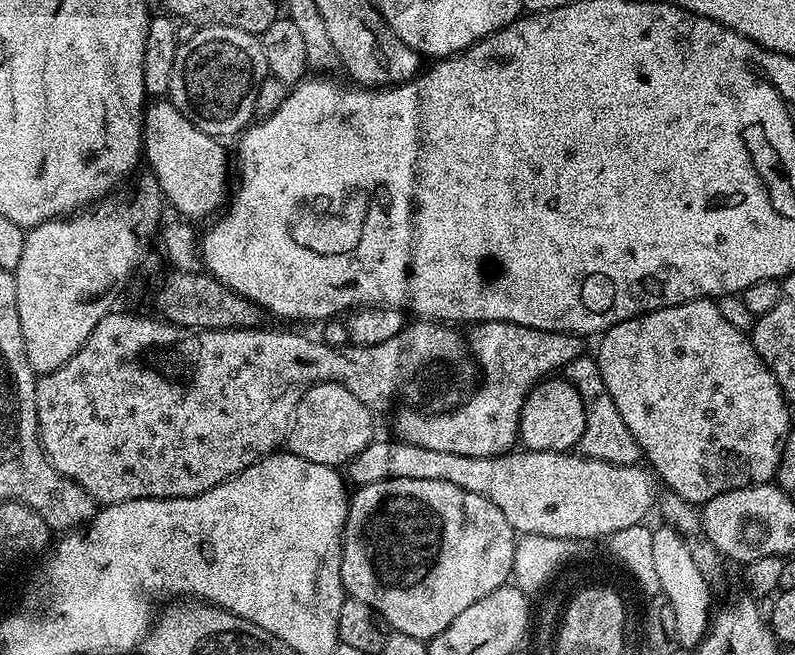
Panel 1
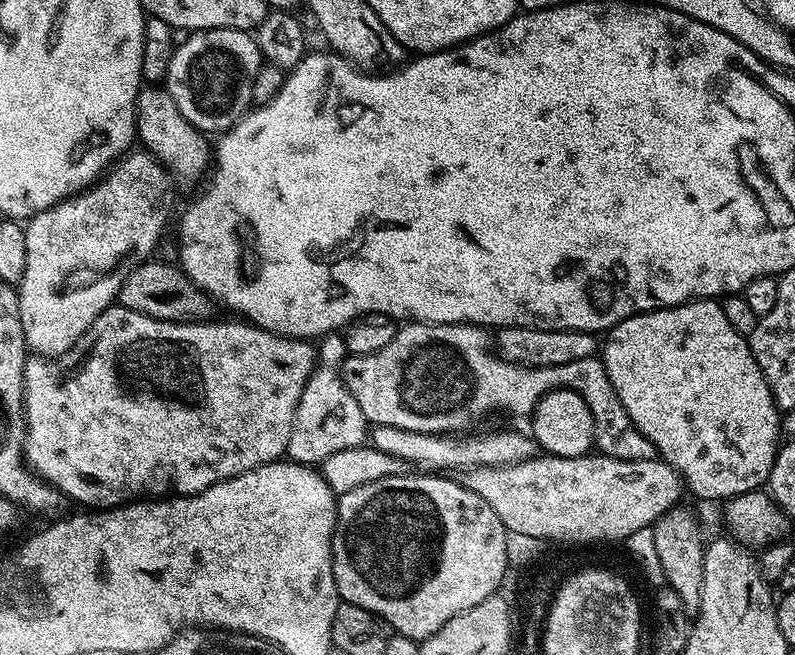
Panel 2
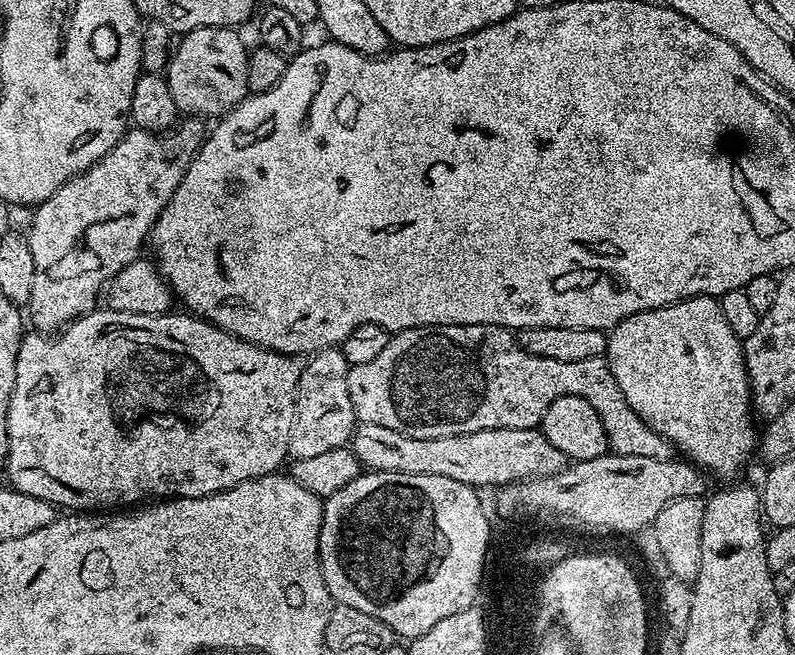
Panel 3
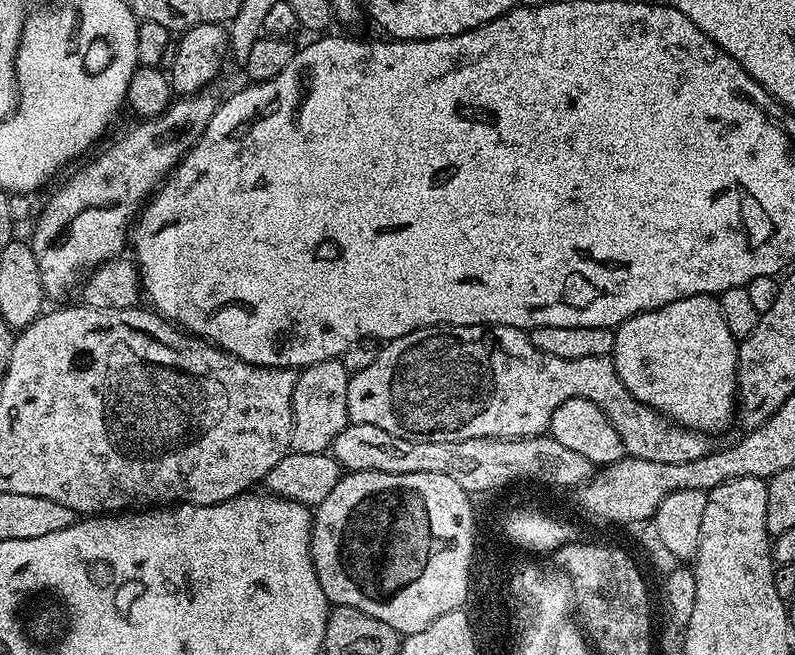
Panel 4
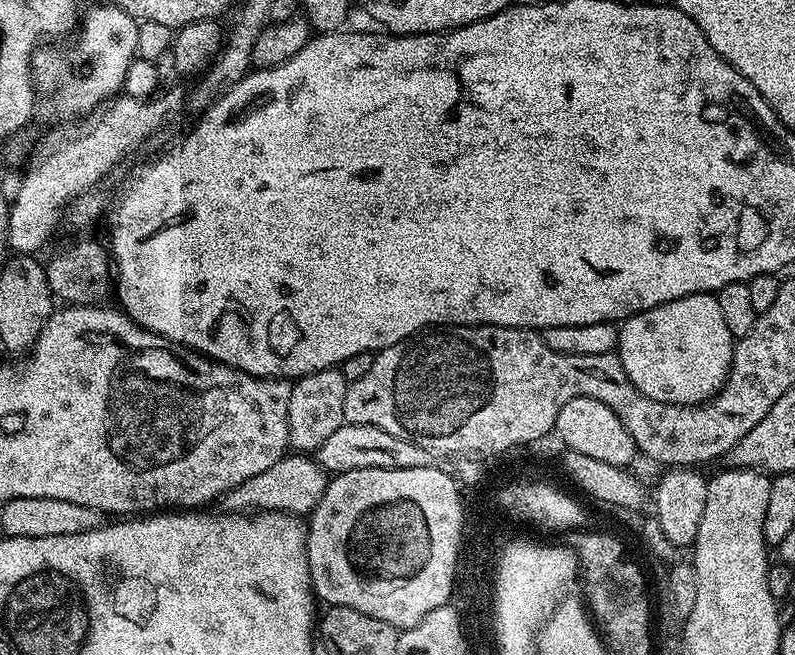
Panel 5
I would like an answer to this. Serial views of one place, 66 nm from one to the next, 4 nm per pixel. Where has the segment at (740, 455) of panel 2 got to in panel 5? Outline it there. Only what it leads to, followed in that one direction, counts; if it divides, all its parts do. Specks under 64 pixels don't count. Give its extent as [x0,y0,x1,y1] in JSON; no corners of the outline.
[618,292,734,406]

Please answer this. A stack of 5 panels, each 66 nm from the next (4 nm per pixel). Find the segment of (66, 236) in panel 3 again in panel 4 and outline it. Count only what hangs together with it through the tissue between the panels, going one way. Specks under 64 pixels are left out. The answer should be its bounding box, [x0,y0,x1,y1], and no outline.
[30,78,226,298]

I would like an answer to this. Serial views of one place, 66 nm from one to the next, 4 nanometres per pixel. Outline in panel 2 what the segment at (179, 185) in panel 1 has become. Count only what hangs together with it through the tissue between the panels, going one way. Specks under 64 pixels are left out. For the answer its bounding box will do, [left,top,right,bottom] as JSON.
[136,87,210,181]

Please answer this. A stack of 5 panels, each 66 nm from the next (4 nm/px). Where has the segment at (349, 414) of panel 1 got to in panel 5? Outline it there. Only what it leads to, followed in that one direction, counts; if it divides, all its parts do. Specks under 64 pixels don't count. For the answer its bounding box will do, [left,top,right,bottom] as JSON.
[288,367,349,454]

